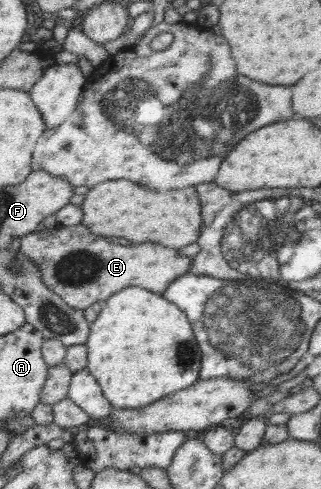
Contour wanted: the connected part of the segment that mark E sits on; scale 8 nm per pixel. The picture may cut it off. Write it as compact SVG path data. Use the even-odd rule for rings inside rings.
M84 224L41 227L20 238L20 250L26 258L38 264L42 282L58 294L65 305L81 310L97 301L103 303L127 287L140 286L162 294L174 279L191 272L193 261L176 248L156 242L116 244L104 236L94 235Z

